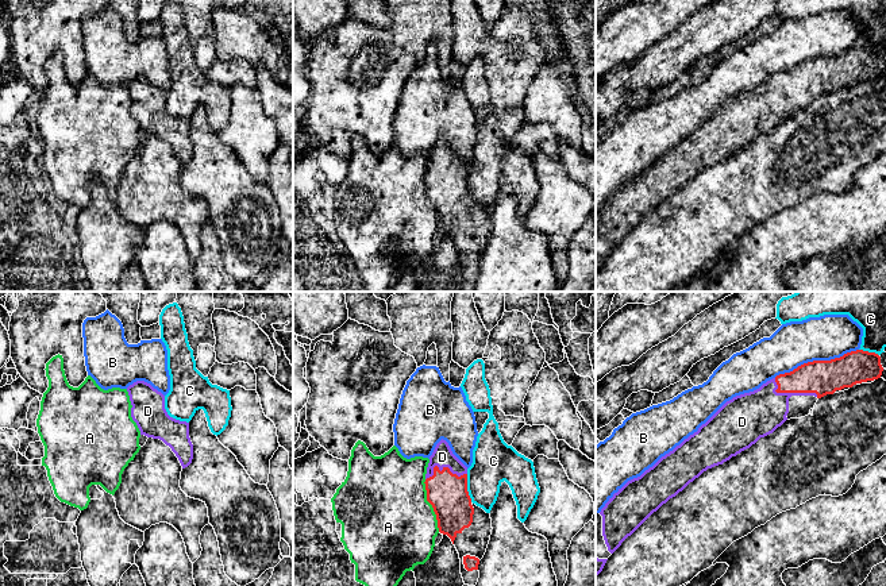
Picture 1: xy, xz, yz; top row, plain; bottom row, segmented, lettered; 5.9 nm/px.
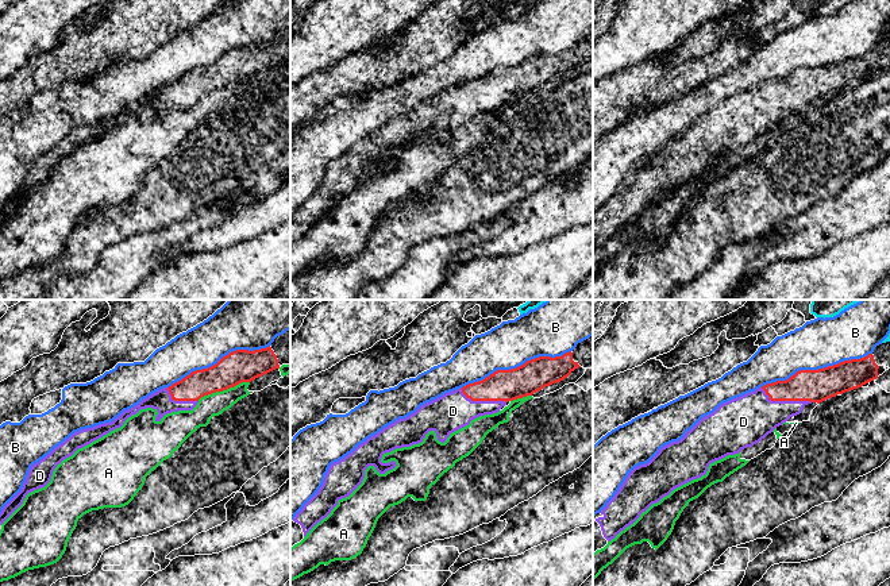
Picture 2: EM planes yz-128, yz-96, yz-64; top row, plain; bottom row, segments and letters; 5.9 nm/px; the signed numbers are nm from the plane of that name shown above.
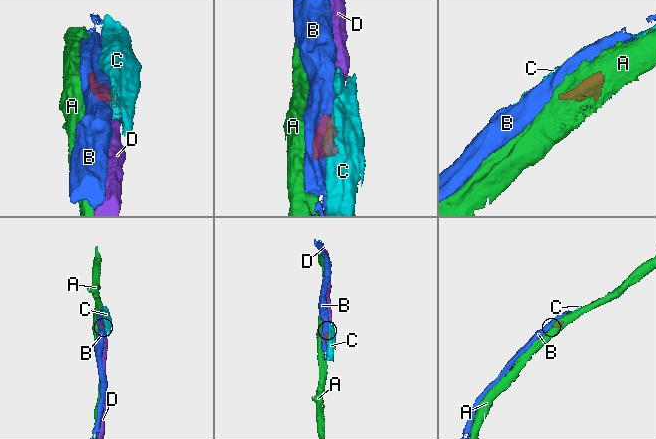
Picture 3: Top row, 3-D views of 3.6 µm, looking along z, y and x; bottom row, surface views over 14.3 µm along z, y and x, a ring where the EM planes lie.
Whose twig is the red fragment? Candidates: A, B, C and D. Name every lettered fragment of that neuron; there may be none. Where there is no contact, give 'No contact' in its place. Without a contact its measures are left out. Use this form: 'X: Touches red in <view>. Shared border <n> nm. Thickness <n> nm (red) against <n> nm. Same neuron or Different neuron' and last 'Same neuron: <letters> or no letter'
A: Touches red in xz. Shared border 320 nm. Thickness 240 nm (red) against 480 nm. Different neuron
B: Touches red in yz. Shared border 550 nm. Thickness 200 nm (red) against 260 nm. Different neuron
C: Touches red in xz. Shared border 170 nm. Thickness 240 nm (red) against 260 nm. Different neuron
D: Touches red in yz. Shared border 280 nm. Thickness 200 nm (red) against 280 nm. Same neuron
Same neuron: D

